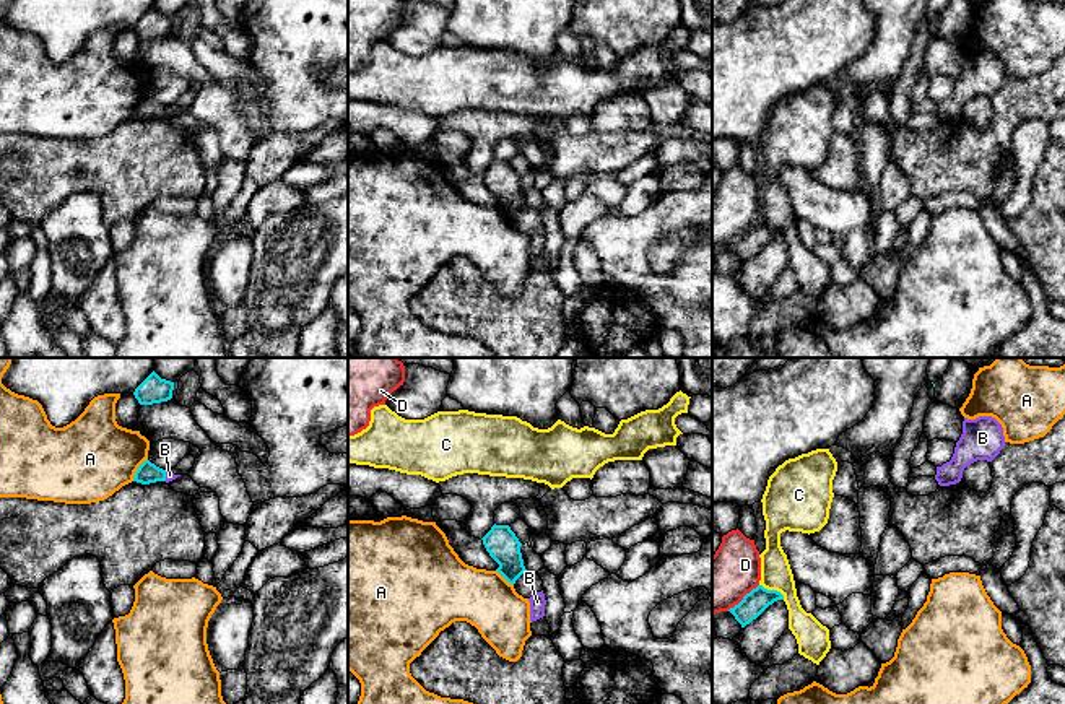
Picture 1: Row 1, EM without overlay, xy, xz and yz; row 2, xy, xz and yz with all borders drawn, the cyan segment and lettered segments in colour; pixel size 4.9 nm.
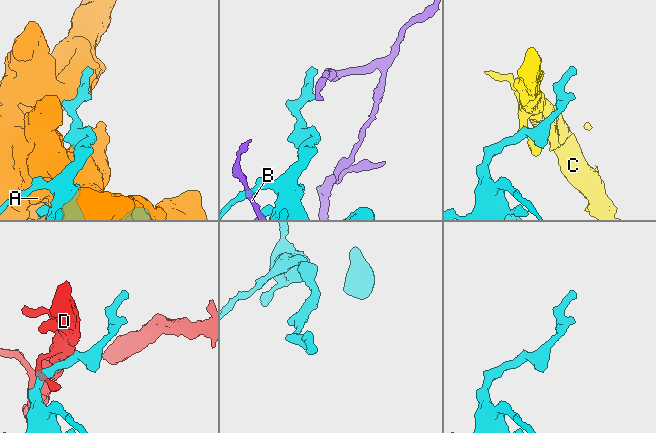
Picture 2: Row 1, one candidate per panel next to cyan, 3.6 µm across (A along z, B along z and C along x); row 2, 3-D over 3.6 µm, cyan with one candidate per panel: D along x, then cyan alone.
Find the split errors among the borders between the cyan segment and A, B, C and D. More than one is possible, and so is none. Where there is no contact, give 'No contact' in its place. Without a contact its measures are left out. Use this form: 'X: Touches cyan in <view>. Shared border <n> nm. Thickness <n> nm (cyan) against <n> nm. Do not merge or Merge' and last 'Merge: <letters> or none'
A: Touches cyan in xy. Shared border 130 nm. Thickness 100 nm (cyan) against 400 nm. Do not merge
B: Touches cyan in xy. Shared border 60 nm. Thickness 100 nm (cyan) against 50 nm. Do not merge
C: Touches cyan in yz. Shared border 150 nm. Thickness 120 nm (cyan) against 160 nm. Do not merge
D: Touches cyan in yz. Shared border 200 nm. Thickness 120 nm (cyan) against 280 nm. Do not merge
Merge: none

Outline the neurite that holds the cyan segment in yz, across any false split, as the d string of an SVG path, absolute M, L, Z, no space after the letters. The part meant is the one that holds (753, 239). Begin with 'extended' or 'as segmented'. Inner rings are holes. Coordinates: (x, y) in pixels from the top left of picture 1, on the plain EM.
as segmented | M758 221L750 229L746 229L738 241L730 244L728 247L741 260L741 263L745 263L777 236L784 236L784 231L780 228L767 226L763 221Z

